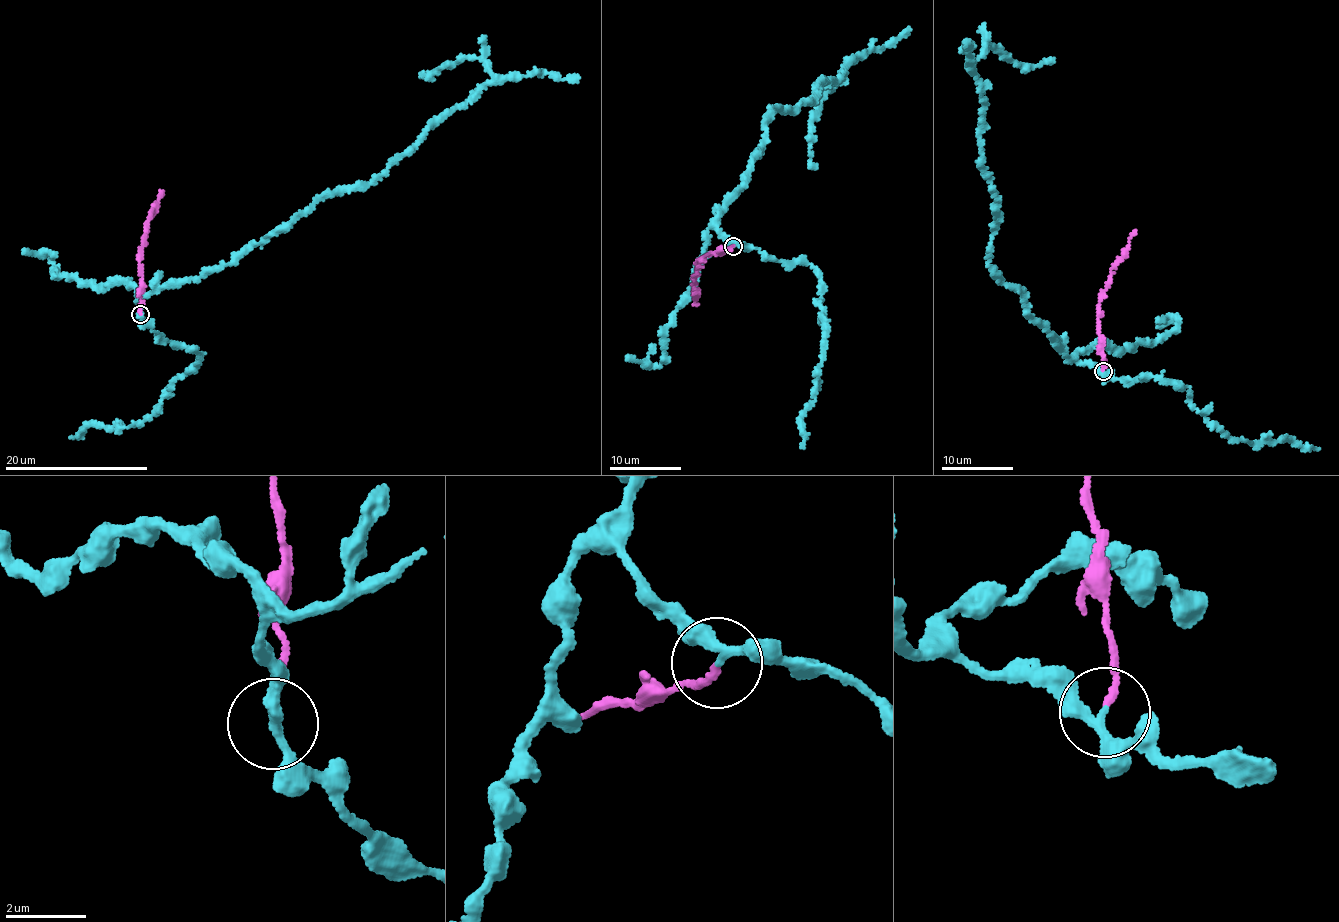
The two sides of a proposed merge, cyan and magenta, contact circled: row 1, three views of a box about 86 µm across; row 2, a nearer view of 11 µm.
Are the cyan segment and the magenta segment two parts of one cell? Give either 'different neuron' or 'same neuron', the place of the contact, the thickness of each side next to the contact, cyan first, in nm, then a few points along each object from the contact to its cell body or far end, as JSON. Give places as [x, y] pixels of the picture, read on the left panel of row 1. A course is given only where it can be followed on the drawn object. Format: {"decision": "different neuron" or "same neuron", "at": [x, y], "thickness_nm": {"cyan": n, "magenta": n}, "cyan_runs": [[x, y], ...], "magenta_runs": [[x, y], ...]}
{"decision": "different neuron", "at": [140, 314], "thickness_nm": {"cyan": 240, "magenta": 150}, "cyan_runs": [[139, 315], [138, 298], [228, 265], [334, 192], [362, 188], [493, 79], [485, 63], [469, 57], [426, 75]], "magenta_runs": [[139, 313], [142, 245], [148, 217], [162, 192]]}

